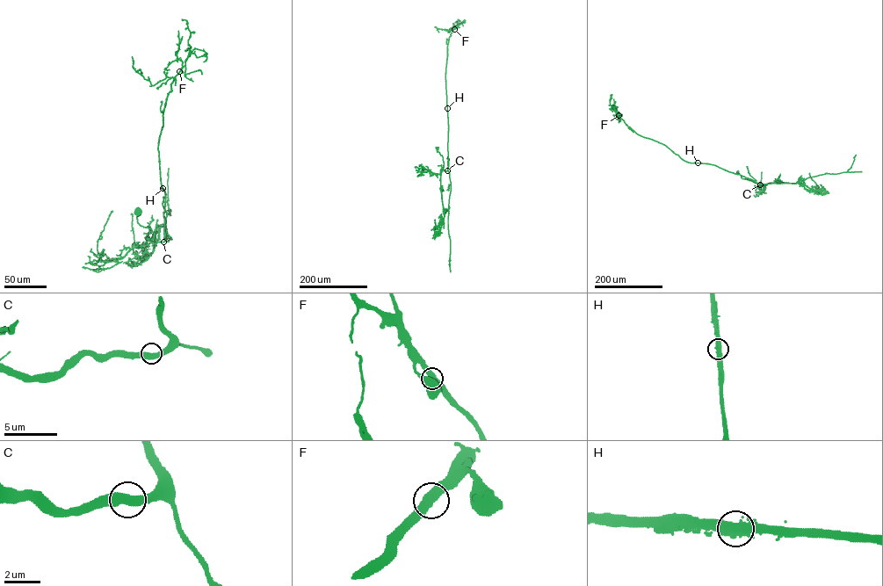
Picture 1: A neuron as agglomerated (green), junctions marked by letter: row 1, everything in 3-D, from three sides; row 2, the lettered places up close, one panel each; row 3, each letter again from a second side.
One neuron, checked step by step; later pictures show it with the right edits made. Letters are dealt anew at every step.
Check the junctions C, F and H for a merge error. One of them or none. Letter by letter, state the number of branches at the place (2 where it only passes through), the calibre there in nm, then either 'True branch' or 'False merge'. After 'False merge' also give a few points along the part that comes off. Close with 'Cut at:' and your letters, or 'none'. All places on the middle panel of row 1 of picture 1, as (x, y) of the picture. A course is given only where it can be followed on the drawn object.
C: Branches: 2. Thickness 480 nm. True branch
F: Branches: 2. Thickness 500 nm. True branch
H: Branches: 2. Thickness 500 nm. True branch
Cut at: none

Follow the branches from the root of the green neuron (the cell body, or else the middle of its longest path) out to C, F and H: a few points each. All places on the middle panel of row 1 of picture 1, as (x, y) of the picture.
C: (437, 148), (442, 156), (442, 170), (447, 170)
F: (437, 148), (442, 156), (442, 170), (447, 170), (445, 75), (447, 44), (454, 29)
H: (437, 148), (442, 156), (442, 170), (447, 170), (447, 108)

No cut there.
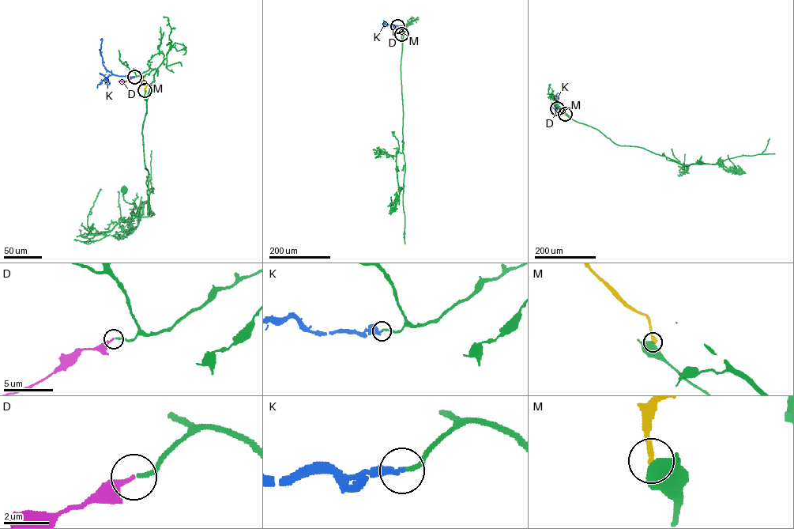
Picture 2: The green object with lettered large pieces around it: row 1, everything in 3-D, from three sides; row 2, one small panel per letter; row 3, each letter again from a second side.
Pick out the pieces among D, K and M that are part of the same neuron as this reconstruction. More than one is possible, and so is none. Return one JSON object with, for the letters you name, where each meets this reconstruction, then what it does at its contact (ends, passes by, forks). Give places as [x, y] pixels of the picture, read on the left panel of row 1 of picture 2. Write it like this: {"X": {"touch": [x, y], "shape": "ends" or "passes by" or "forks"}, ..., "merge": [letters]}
{"D": {"touch": [134, 77], "shape": "ends"}, "merge": ["D"]}

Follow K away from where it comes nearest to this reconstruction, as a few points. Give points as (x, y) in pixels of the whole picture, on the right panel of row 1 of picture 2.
K: (557, 108), (553, 102), (558, 93)

